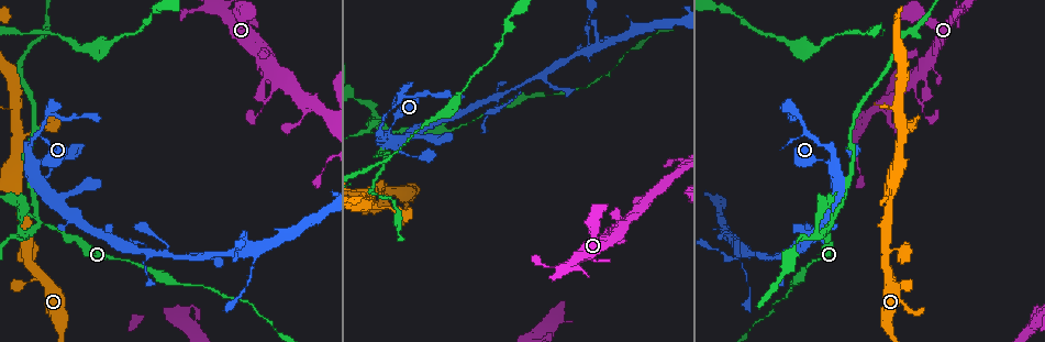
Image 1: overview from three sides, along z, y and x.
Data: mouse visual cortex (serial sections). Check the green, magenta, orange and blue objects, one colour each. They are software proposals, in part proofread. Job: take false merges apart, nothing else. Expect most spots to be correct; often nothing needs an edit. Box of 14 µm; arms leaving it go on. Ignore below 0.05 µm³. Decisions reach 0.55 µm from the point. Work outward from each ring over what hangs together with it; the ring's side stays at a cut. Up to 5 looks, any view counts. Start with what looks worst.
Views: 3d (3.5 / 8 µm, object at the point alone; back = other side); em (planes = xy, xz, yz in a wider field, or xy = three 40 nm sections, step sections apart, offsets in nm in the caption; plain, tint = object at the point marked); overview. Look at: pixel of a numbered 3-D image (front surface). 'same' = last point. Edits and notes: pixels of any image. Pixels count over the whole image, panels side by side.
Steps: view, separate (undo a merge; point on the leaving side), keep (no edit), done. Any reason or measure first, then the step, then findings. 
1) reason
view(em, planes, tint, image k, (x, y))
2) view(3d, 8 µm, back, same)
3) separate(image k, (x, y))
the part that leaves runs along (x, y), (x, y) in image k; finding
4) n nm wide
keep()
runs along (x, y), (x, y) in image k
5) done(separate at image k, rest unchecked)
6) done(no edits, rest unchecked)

a fork
view(3d, 3.5 µm, image 1, (832, 223))

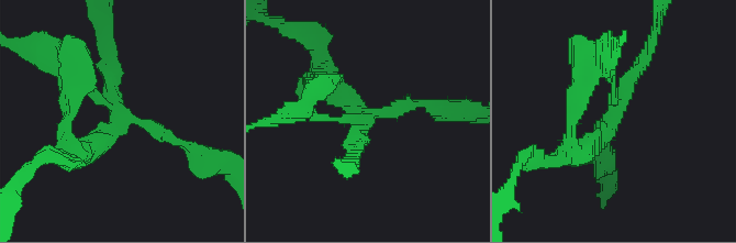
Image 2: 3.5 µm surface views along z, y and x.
shape alone is not enough
view(em, xy, step 1, tint, image 2, (369, 119))

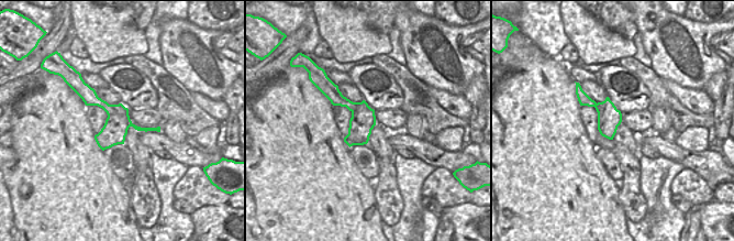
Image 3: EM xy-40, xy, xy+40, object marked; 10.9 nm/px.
separate(image 2, (307, 40))
the part that leaves runs along (115, 128), (71, 161), (58, 157) in image 2; two cells meet here

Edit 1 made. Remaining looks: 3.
redraw
view(overview)

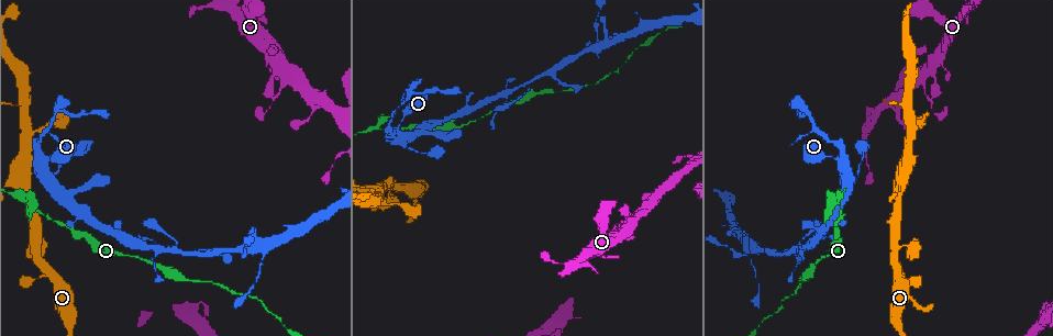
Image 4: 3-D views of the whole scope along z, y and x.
abrupt turn
view(3d, 3.5 µm, image 4, (836, 162))

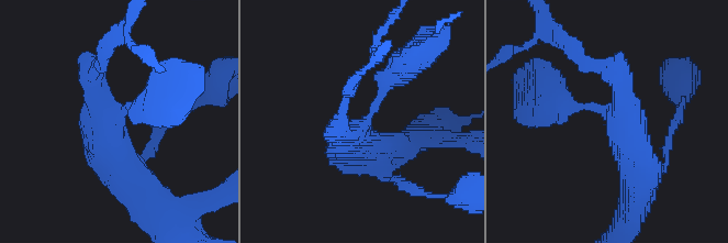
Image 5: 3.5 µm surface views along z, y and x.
3 arms; arms of 250, 350, 450 nm
view(em, xy, step 2, tint, image 5, (615, 120))

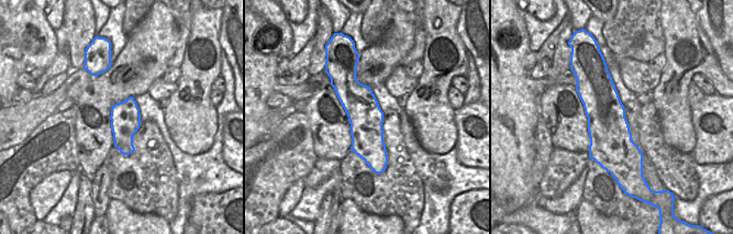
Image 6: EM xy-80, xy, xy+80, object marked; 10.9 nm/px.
keep()
runs along (556, 99), (607, 112), (638, 180) in image 5; one cell here

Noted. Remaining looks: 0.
done(separate at image 2, rest unchecked)

